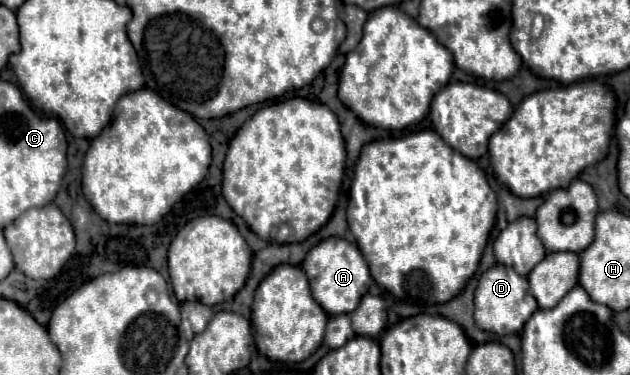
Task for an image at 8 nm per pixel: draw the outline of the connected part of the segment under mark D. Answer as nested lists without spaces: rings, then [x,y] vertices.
[[[494,265],[482,273],[474,293],[474,321],[480,329],[496,335],[520,333],[526,319],[538,309],[536,299],[528,293],[528,279],[520,277],[512,267]]]

